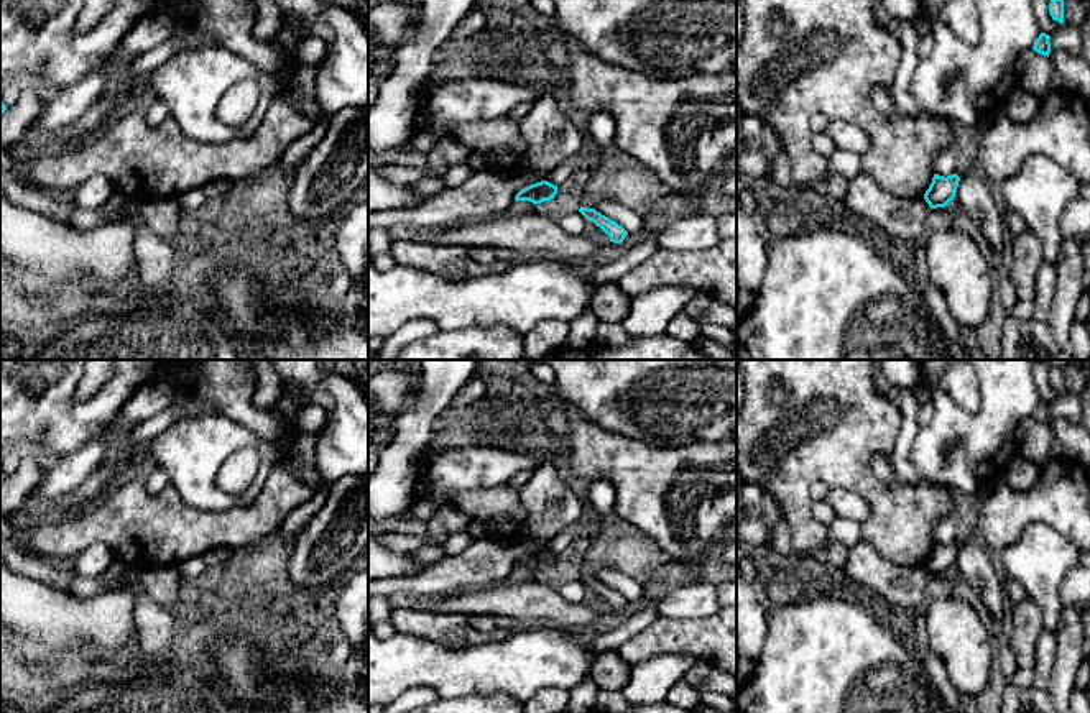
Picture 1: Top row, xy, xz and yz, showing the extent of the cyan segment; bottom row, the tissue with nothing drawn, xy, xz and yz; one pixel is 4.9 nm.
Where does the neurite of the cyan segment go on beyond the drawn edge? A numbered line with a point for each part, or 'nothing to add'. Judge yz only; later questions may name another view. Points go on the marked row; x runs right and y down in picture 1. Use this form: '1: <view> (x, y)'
nothing to add

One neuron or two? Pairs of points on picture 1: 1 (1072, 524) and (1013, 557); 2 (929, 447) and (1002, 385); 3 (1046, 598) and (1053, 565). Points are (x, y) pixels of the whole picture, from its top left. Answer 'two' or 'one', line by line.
1: two
2: one
3: one

